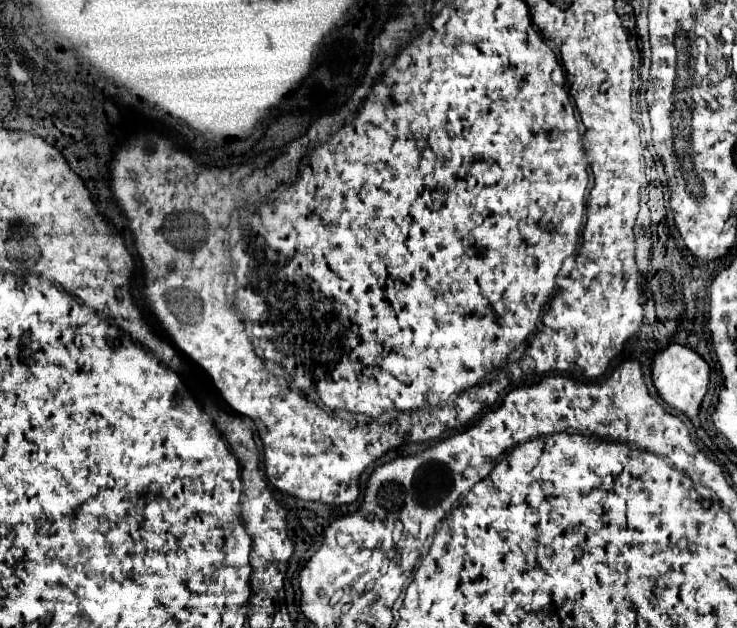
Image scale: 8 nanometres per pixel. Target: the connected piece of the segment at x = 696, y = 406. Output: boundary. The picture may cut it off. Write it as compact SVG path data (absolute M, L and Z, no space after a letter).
M671 344L663 352L657 352L653 358L653 384L659 390L659 396L667 396L665 402L669 406L681 410L691 420L698 438L708 448L713 448L713 443L700 426L698 418L701 400L707 394L707 386L709 386L709 364L691 348L685 348L681 344Z

